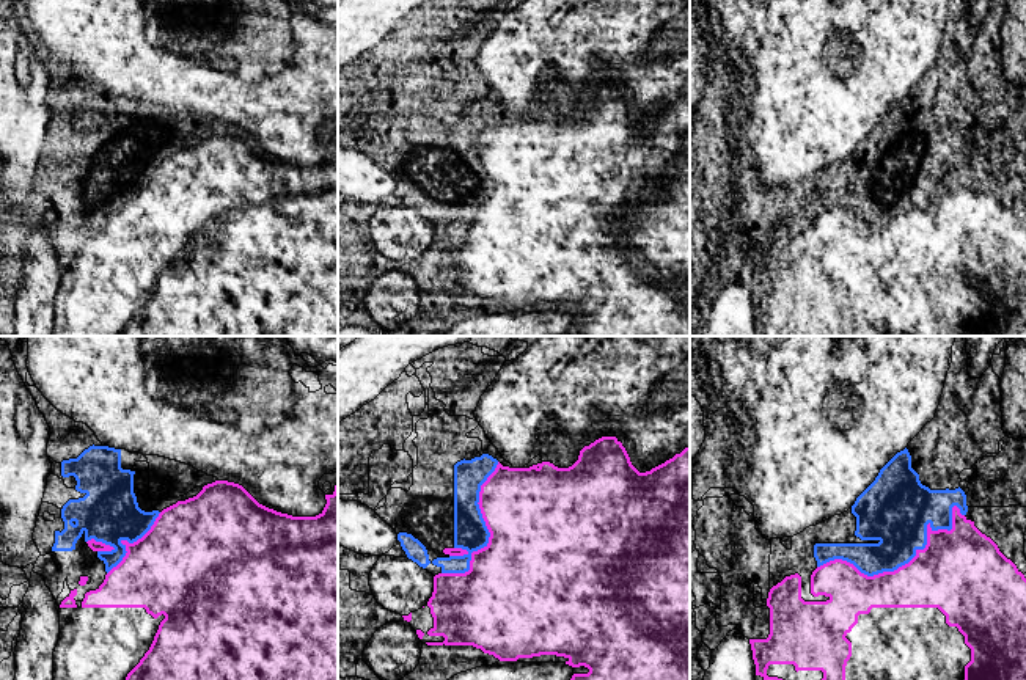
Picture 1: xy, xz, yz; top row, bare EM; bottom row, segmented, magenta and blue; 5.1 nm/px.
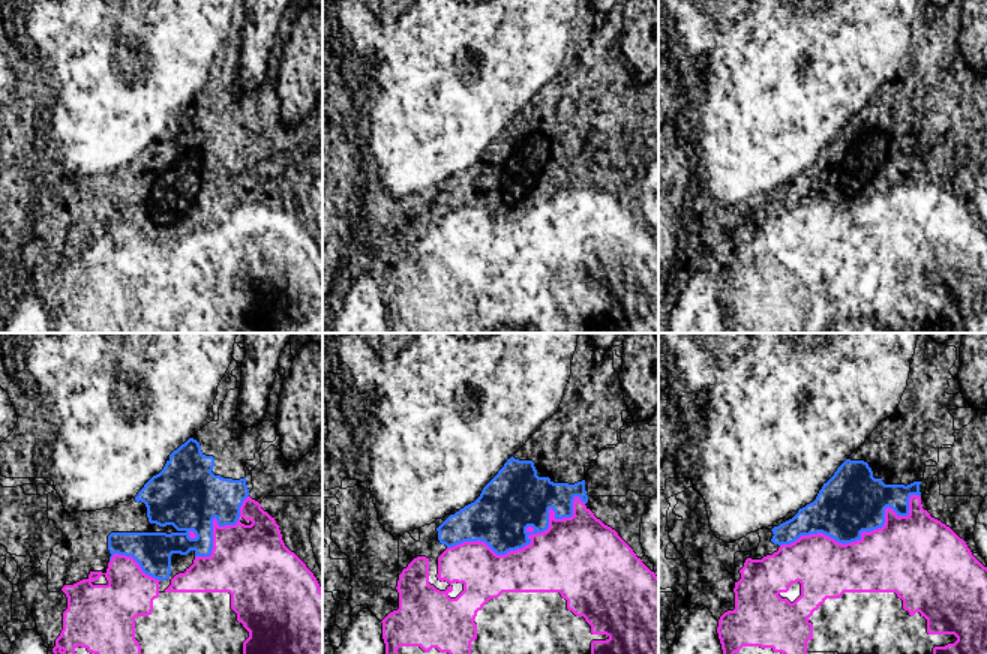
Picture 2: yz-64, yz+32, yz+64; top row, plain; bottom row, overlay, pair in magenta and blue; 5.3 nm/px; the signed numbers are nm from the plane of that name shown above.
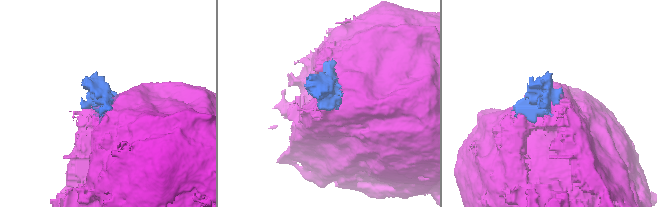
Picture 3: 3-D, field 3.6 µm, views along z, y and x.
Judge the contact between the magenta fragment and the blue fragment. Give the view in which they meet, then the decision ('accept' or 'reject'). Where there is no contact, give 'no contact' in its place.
contact in yz; reject

